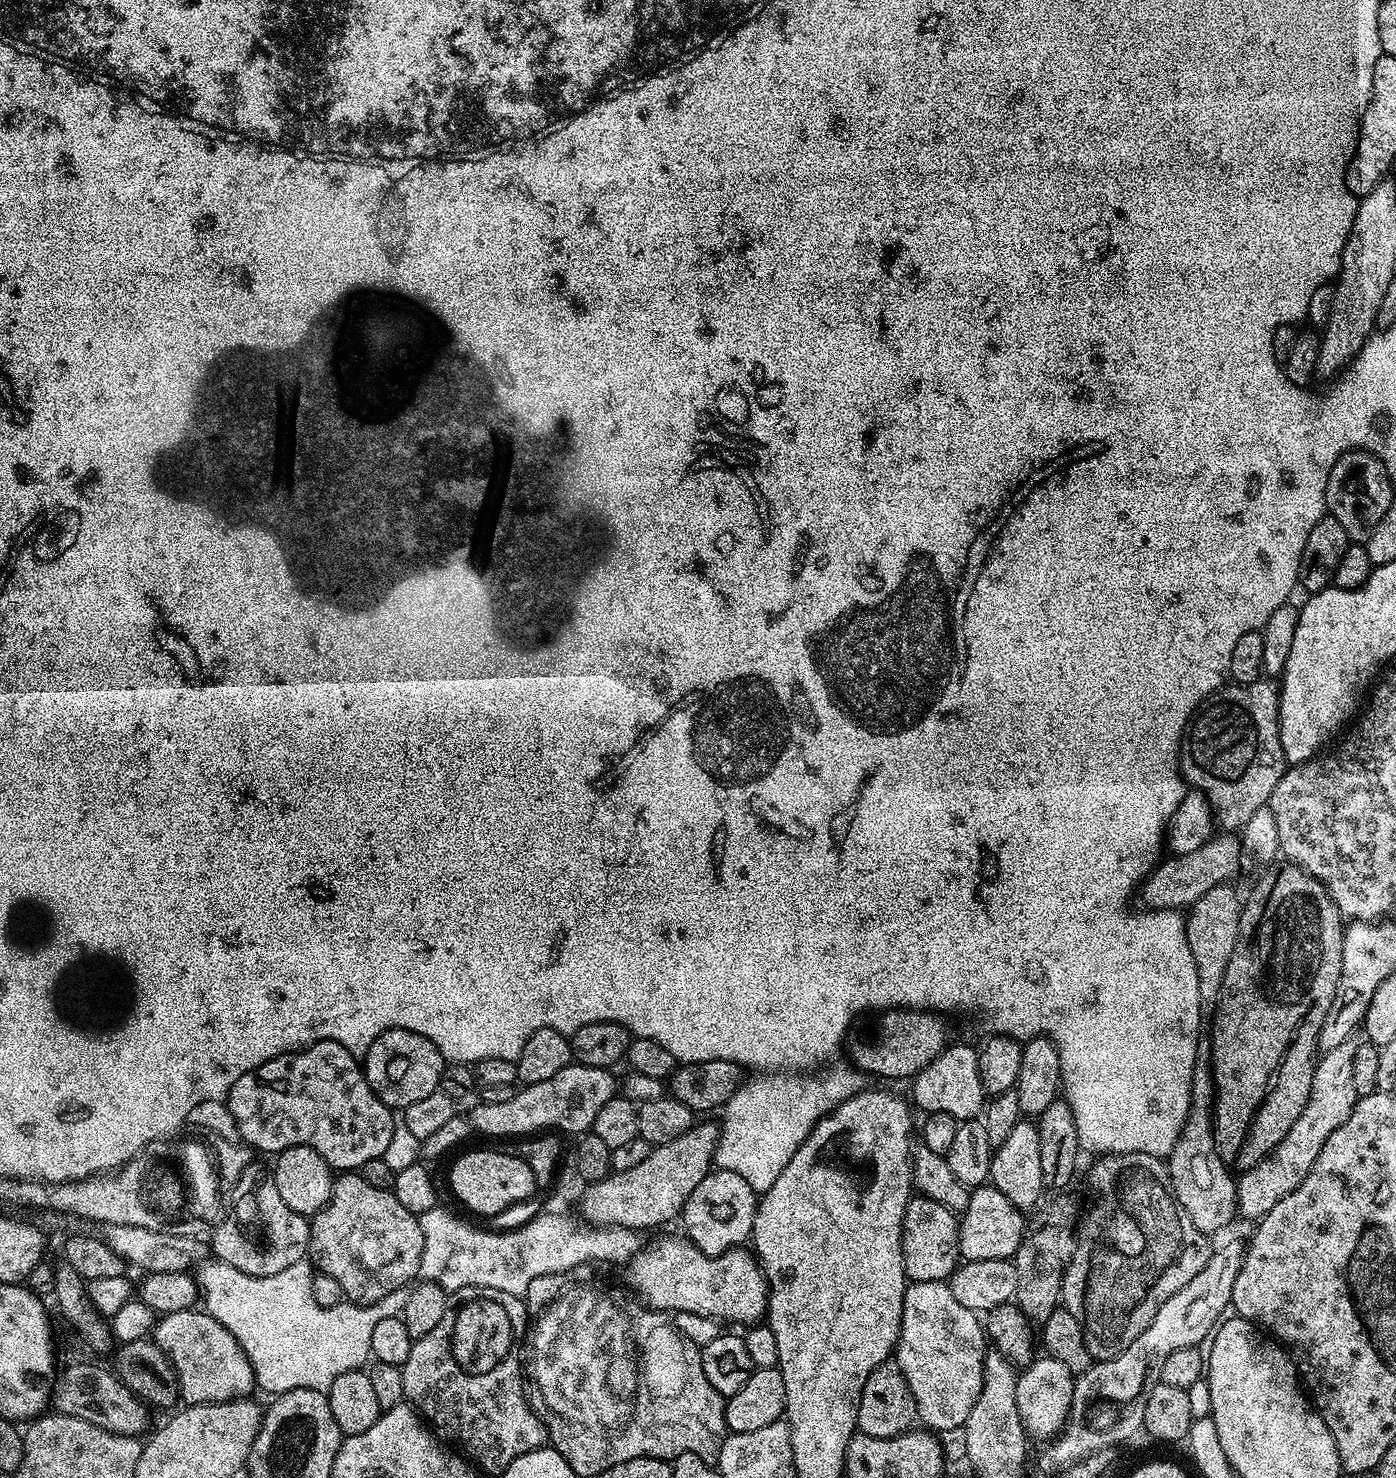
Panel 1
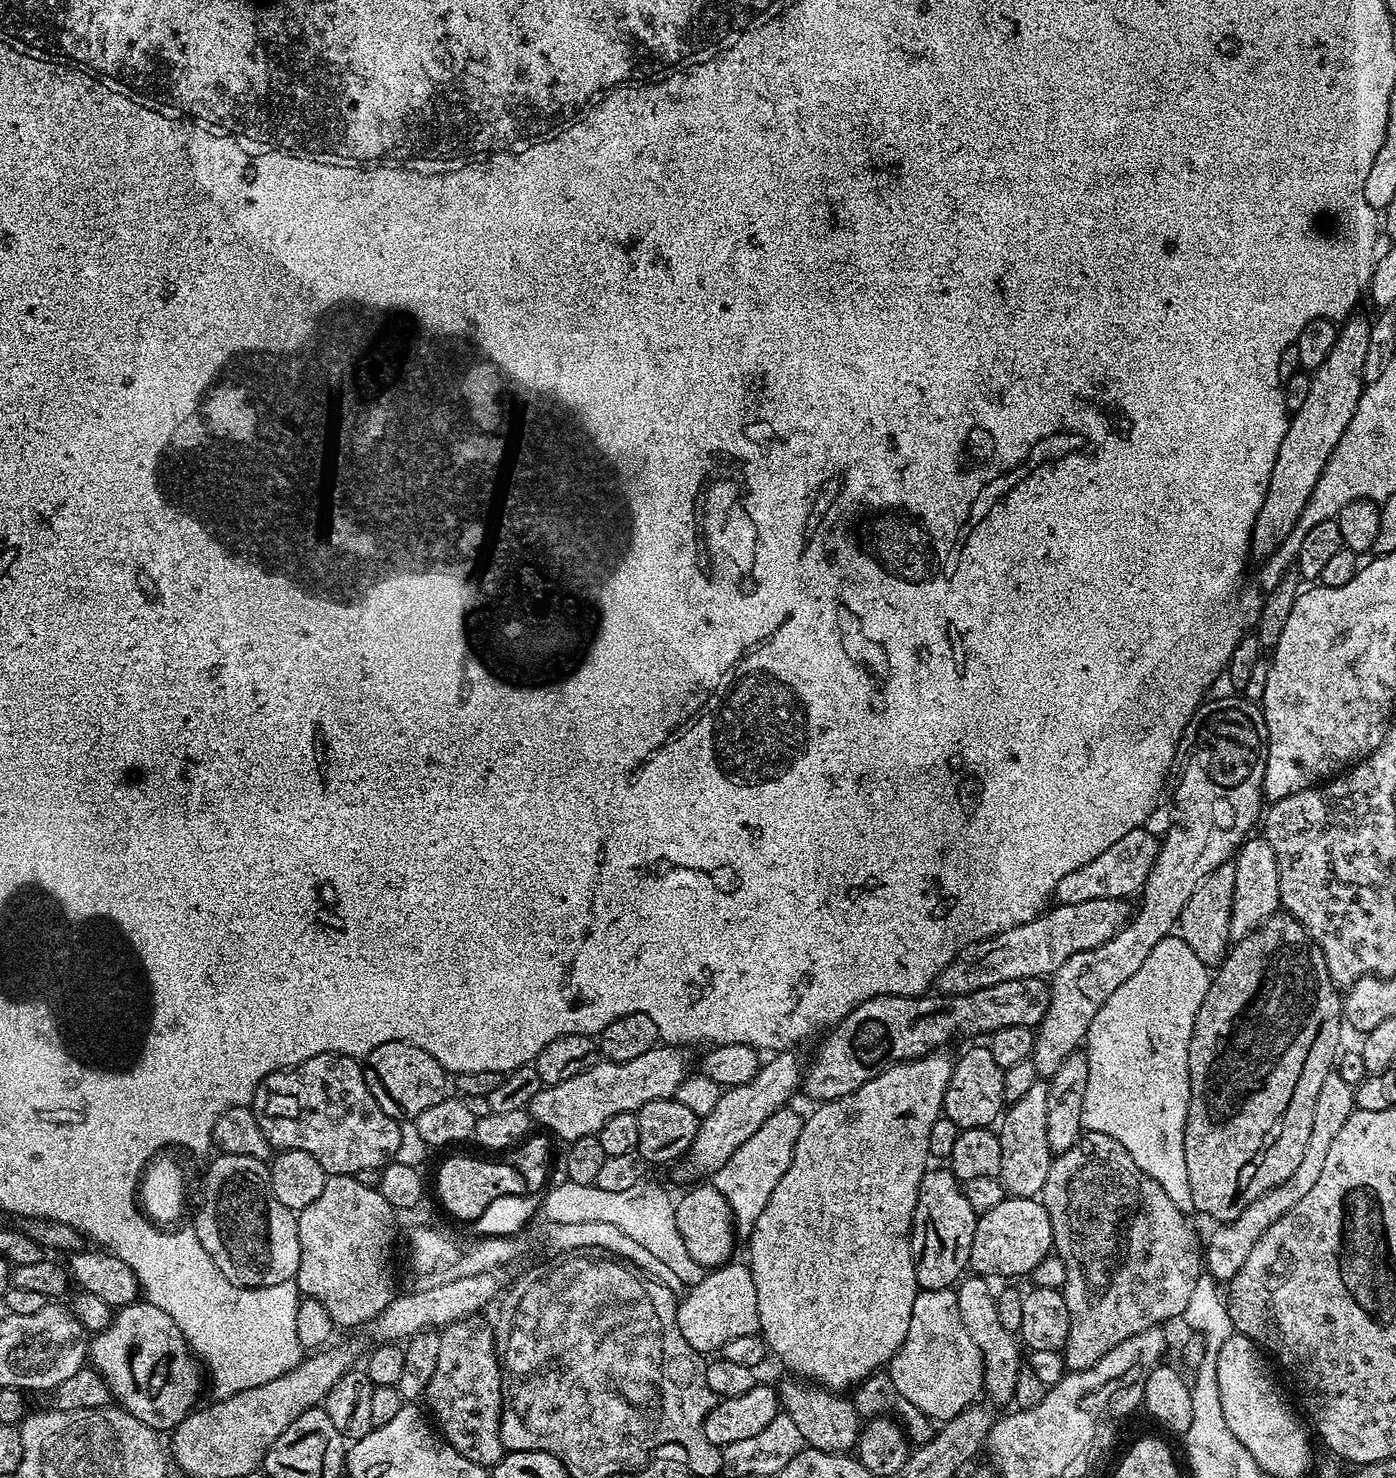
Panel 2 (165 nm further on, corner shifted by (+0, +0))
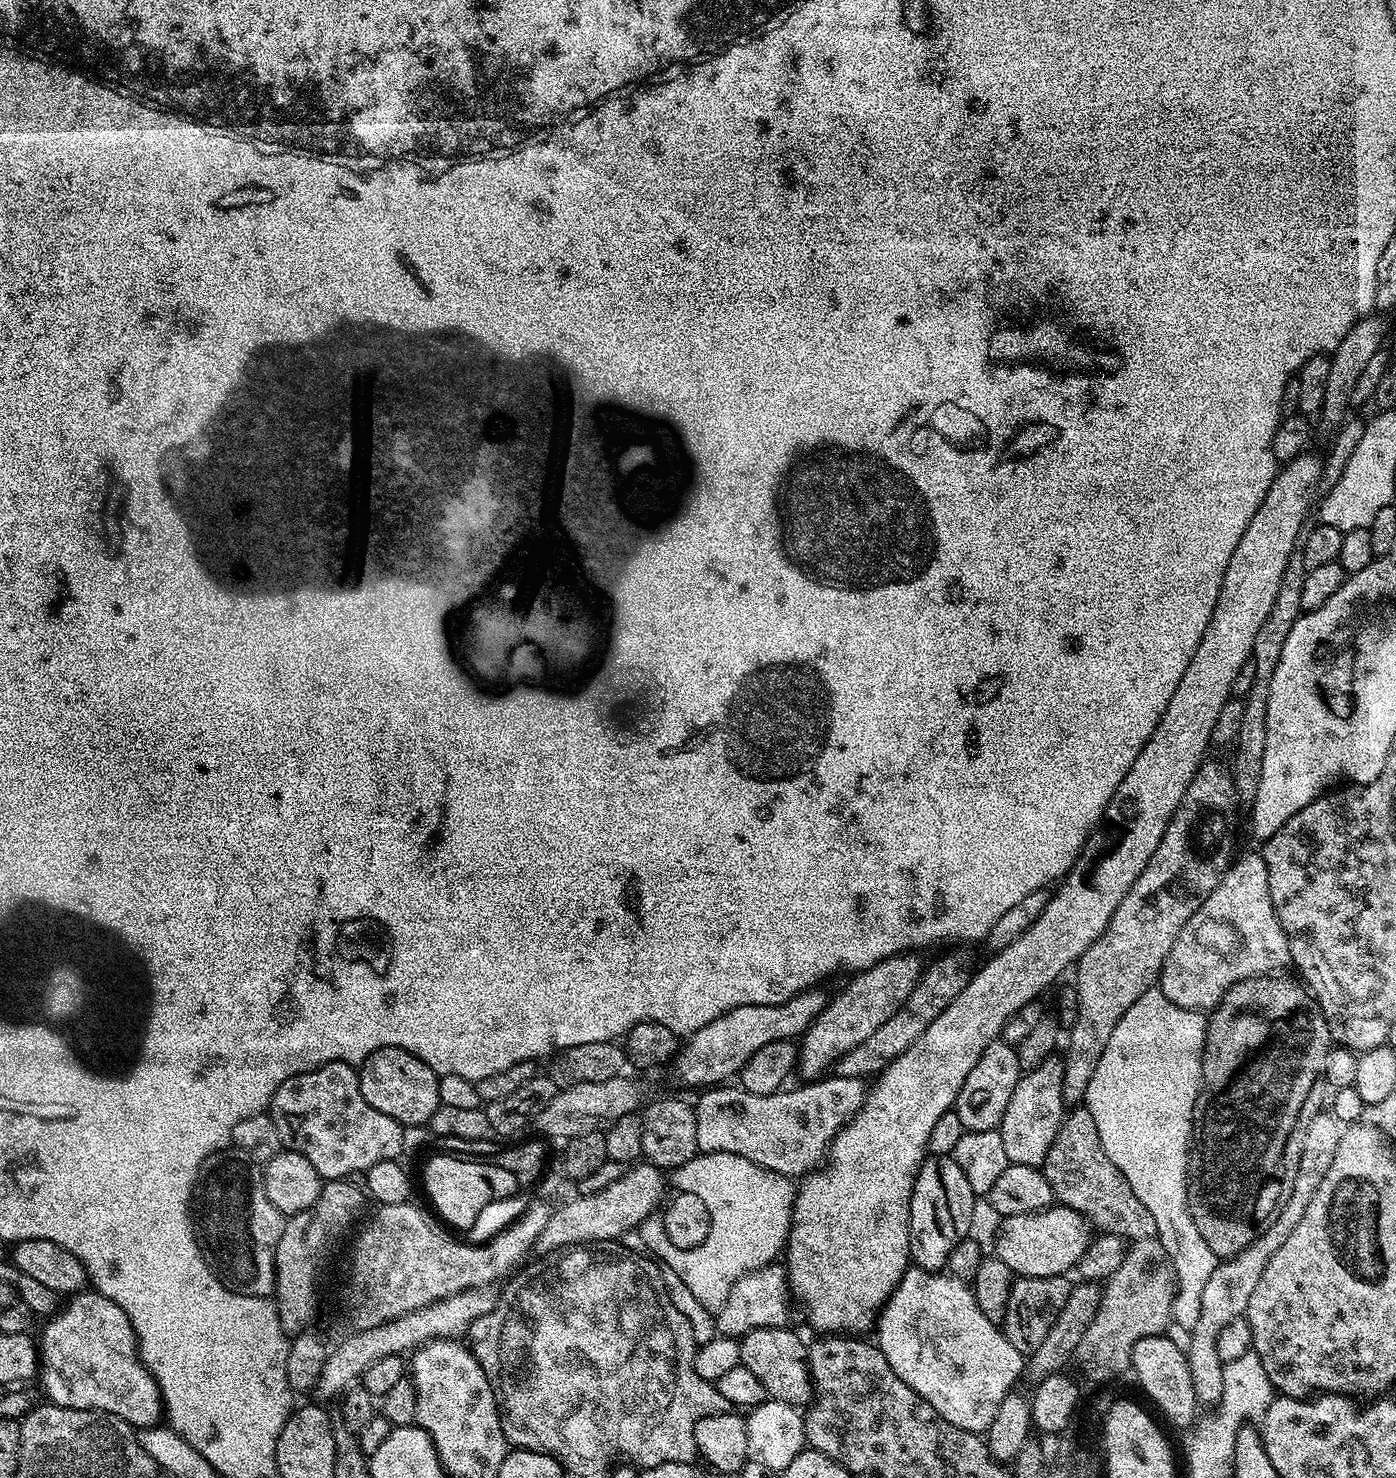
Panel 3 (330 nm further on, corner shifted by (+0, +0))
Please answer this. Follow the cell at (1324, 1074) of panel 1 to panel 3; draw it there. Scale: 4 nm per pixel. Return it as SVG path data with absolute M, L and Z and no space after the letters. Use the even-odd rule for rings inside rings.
M1321 1110L1310 1120L1305 1132L1305 1144L1301 1154L1300 1169L1294 1186L1285 1205L1279 1210L1271 1224L1256 1237L1251 1246L1236 1256L1221 1259L1216 1269L1206 1281L1202 1290L1202 1314L1198 1318L1198 1326L1191 1328L1191 1345L1186 1353L1190 1374L1194 1378L1194 1394L1197 1405L1215 1405L1222 1390L1223 1362L1218 1358L1218 1333L1234 1322L1234 1318L1244 1316L1248 1310L1250 1294L1254 1294L1254 1286L1258 1286L1258 1278L1262 1278L1262 1270L1266 1270L1266 1262L1274 1258L1278 1246L1294 1234L1294 1226L1302 1222L1302 1214L1306 1214L1306 1206L1310 1206L1310 1198L1318 1190L1322 1178L1326 1178L1326 1170L1334 1163L1334 1150L1338 1150L1338 1142L1342 1142L1345 1124L1331 1110Z

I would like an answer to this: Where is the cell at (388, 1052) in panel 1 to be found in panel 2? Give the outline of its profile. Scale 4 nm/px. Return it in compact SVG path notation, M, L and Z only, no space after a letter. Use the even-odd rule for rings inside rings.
M386 1042L378 1046L363 1061L364 1077L370 1094L395 1120L404 1122L406 1118L414 1118L422 1114L430 1106L449 1099L450 1076L442 1065L426 1050L418 1050L418 1046L410 1046L410 1042Z

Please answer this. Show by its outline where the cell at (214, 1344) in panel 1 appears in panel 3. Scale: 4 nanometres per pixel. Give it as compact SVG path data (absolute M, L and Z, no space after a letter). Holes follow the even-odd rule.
M83 1290L73 1295L56 1315L47 1317L45 1324L48 1325L45 1326L44 1333L38 1336L38 1381L40 1380L48 1395L45 1397L51 1403L74 1410L93 1408L95 1412L109 1412L122 1418L136 1430L161 1423L165 1415L164 1400L160 1397L156 1379L140 1361L136 1335L122 1306L110 1302L110 1298L106 1298L101 1292Z

